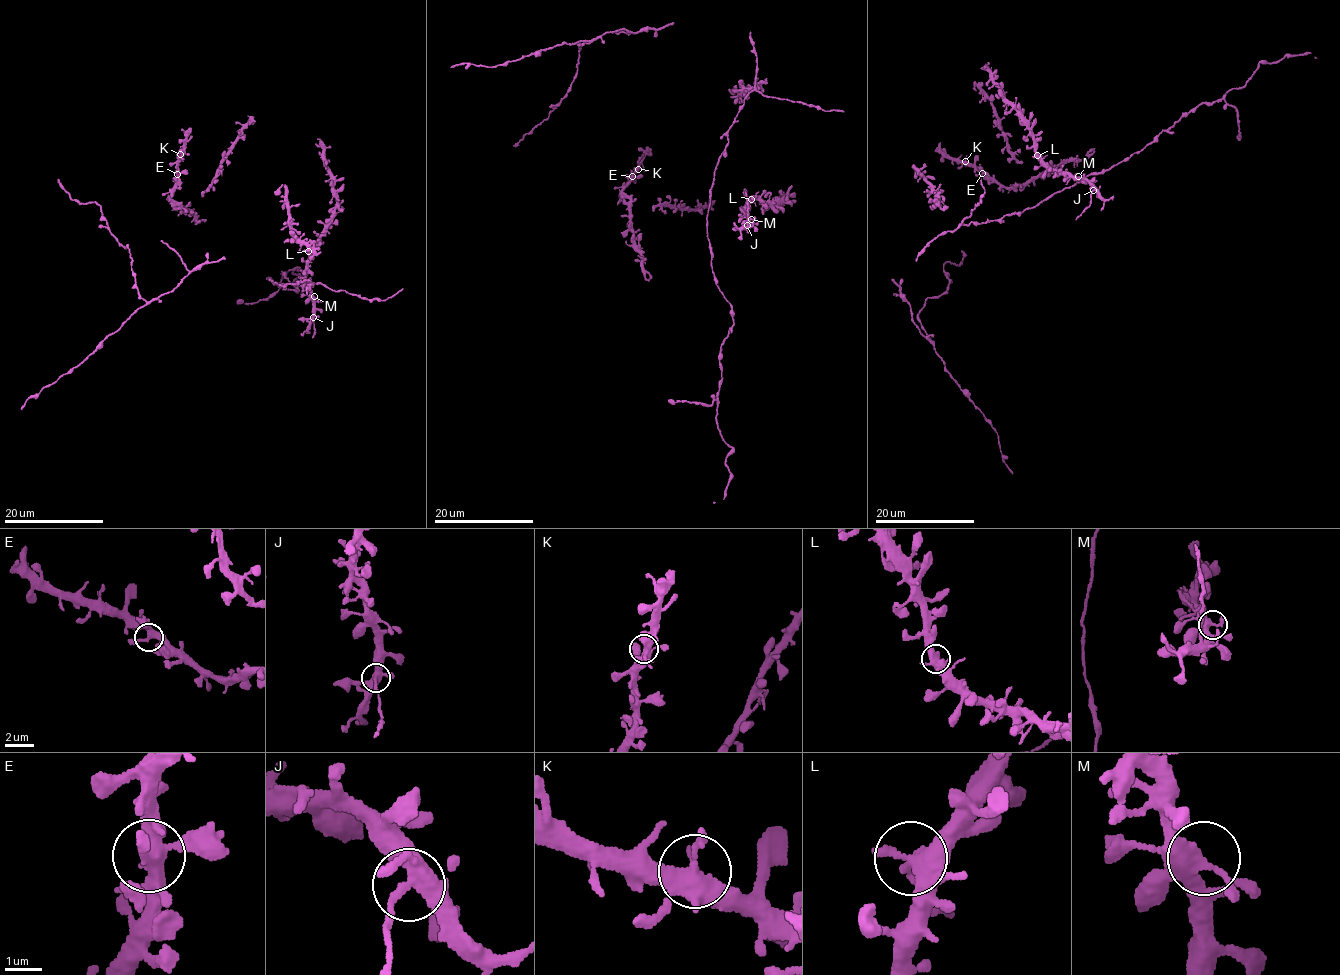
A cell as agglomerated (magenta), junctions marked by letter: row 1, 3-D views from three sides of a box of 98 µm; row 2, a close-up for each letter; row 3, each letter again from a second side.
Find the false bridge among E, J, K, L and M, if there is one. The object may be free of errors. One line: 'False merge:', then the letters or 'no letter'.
False merge: J

